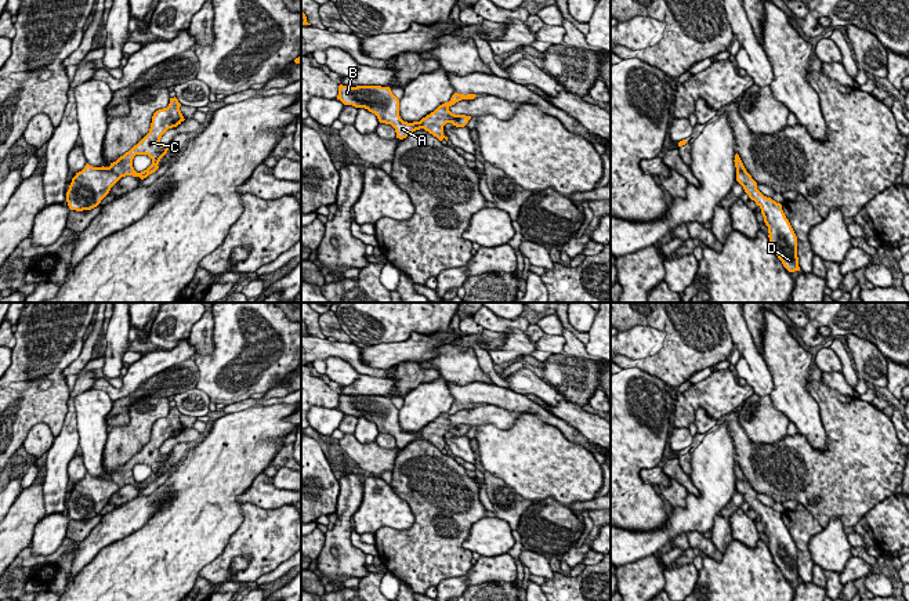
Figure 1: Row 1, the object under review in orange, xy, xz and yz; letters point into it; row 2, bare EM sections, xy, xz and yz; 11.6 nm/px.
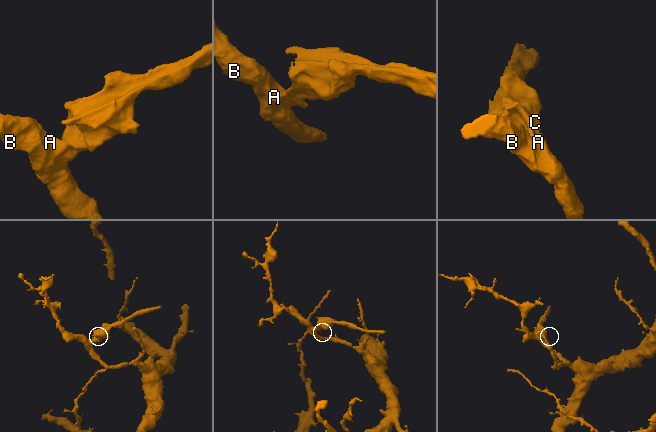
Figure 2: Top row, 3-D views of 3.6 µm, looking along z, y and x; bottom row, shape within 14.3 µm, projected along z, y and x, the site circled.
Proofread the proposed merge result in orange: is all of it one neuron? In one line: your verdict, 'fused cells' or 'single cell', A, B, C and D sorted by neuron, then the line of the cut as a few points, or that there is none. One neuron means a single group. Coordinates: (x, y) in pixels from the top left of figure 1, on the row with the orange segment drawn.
fused cells | A B D / C | xy (108, 167), (119, 178)

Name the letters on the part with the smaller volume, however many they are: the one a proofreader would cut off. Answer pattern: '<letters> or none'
C

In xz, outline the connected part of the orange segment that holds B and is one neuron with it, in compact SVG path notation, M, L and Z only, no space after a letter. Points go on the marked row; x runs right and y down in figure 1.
M338 86L338 95L344 105L365 108L374 113L380 123L391 124L395 128L396 138L403 140L410 133L423 128L421 120L408 123L399 116L399 99L390 87L381 86Z

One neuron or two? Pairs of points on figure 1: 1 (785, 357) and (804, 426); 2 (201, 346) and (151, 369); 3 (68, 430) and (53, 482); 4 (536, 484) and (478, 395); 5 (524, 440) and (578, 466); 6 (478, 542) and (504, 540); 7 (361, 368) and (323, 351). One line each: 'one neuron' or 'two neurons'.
1: one neuron
2: two neurons
3: one neuron
4: two neurons
5: one neuron
6: one neuron
7: one neuron

